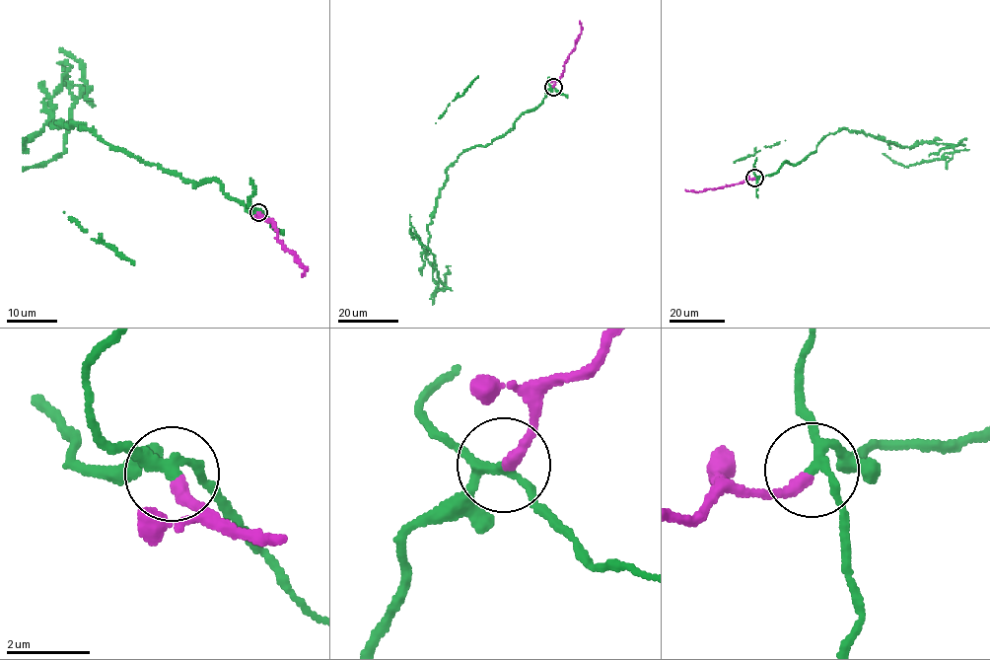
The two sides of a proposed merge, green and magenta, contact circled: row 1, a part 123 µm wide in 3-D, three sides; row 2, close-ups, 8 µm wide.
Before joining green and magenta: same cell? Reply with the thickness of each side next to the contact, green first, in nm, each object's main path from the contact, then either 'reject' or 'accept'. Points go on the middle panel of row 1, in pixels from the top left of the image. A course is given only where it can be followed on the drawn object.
200/300 nm | green via (552, 86), (513, 129), (445, 171), (427, 226), (433, 300), (434, 255), (409, 231) | magenta via (552, 87), (562, 76), (565, 62), (581, 33), (579, 21) | reject

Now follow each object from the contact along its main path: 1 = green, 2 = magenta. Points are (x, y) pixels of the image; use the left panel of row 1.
1: (258, 212), (219, 182), (193, 186), (84, 123), (51, 126), (66, 61), (74, 100), (64, 152), (22, 170)
2: (258, 213), (273, 221), (278, 242), (294, 253), (306, 269), (302, 275)

